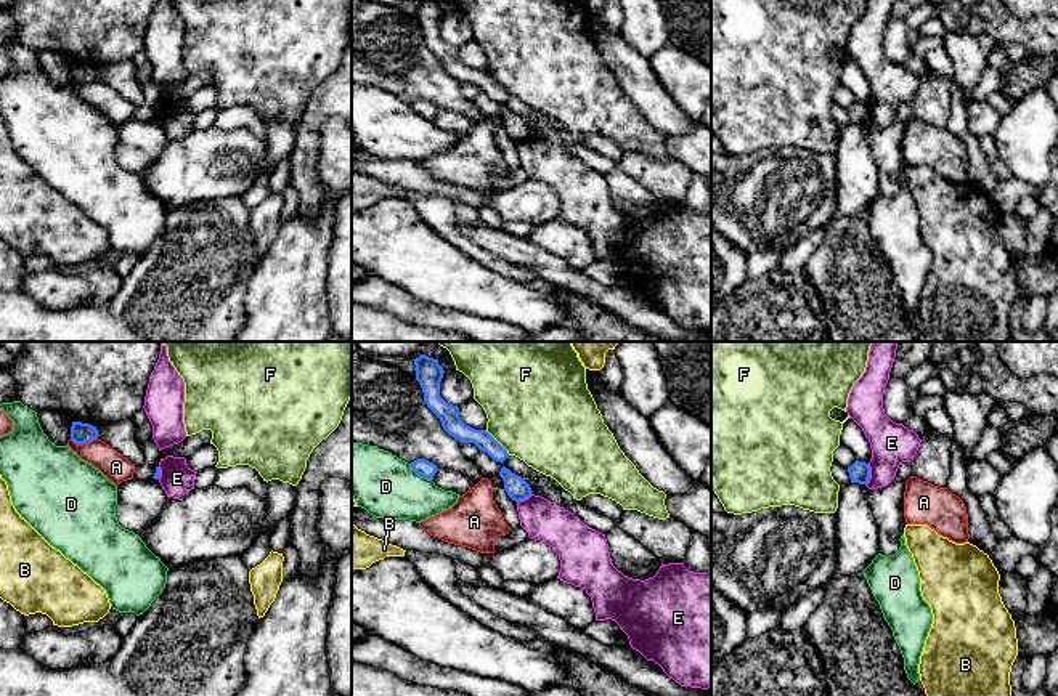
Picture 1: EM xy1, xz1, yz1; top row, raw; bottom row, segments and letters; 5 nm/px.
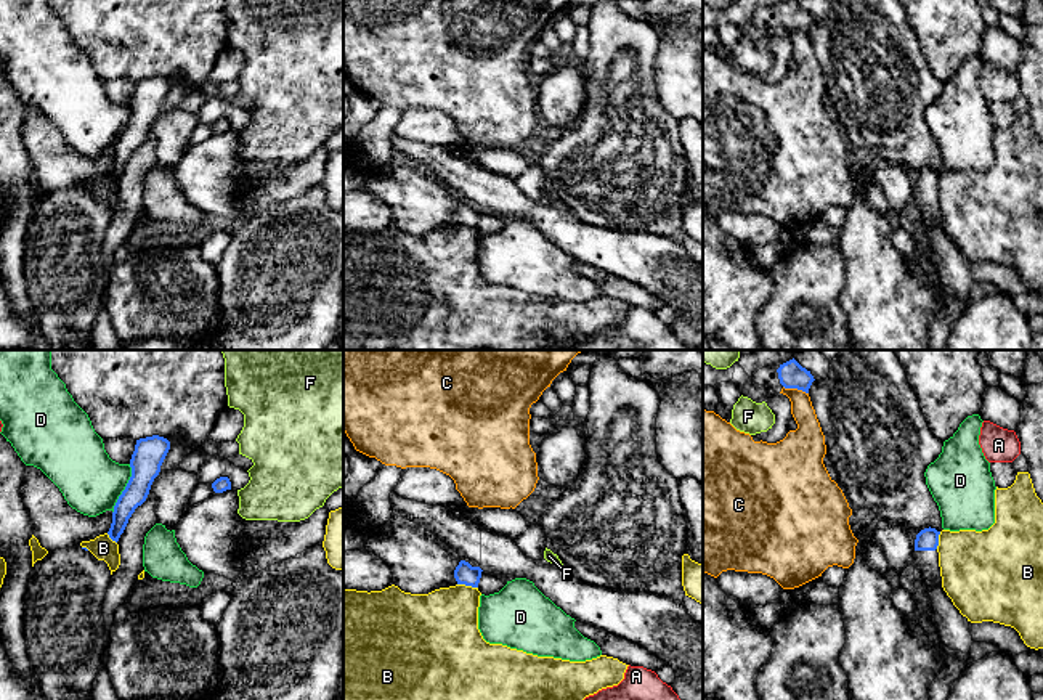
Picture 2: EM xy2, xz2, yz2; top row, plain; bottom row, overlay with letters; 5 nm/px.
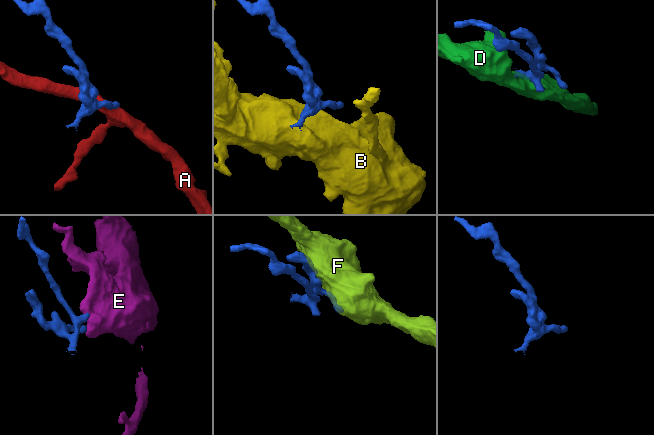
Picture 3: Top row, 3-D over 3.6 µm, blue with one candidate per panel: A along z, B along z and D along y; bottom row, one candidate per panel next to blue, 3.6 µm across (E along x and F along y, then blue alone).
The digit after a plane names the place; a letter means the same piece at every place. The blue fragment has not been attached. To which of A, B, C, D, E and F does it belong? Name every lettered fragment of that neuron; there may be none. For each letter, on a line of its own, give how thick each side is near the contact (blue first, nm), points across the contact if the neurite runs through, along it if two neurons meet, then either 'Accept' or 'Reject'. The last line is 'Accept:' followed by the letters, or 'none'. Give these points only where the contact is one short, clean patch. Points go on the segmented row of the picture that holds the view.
A: Thickness 110 nm (blue) against 140 nm. Boundary: xy1 (97, 437), (84, 443), (71, 440). Reject
B: Thickness 110 nm (blue) against 360 nm. Boundary: xz2 (458, 583), (477, 588). Reject
C: Thickness 140 nm (blue) against 140 nm. Reject
D: Thickness 160 nm (blue) against 300 nm. Boundary: xy2 (130, 464), (130, 479), (113, 512). Reject
E: Thickness 110 nm (blue) against 220 nm. Boundary: yz1 (869, 464), (869, 481), (866, 485). Reject
F: Thickness 100 nm (blue) against 500 nm. Reject
Accept: none

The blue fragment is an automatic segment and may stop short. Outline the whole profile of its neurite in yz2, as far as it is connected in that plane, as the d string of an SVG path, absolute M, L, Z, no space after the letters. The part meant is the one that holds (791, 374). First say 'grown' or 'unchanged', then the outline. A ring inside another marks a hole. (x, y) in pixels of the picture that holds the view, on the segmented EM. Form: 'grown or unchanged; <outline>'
unchanged; M794 358L780 364L777 369L780 384L785 389L797 389L809 393L812 382L815 381L810 371L802 368Z

